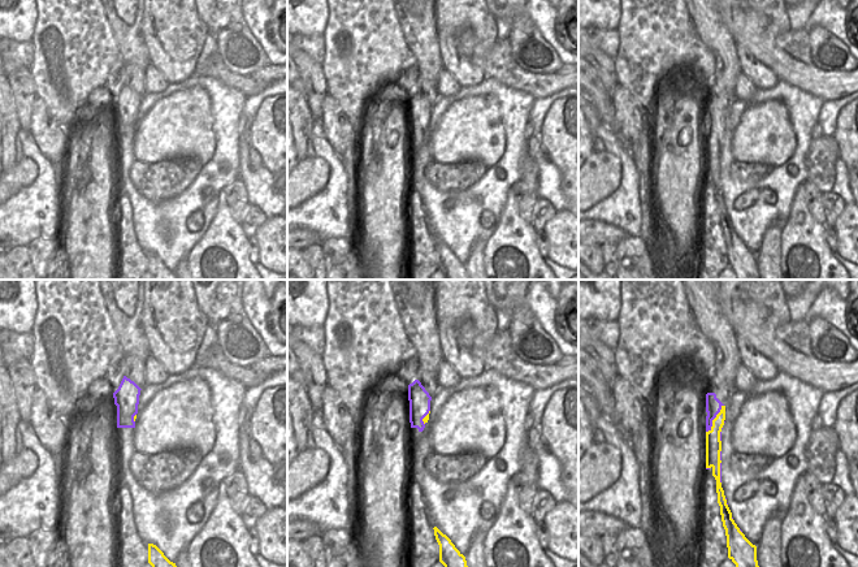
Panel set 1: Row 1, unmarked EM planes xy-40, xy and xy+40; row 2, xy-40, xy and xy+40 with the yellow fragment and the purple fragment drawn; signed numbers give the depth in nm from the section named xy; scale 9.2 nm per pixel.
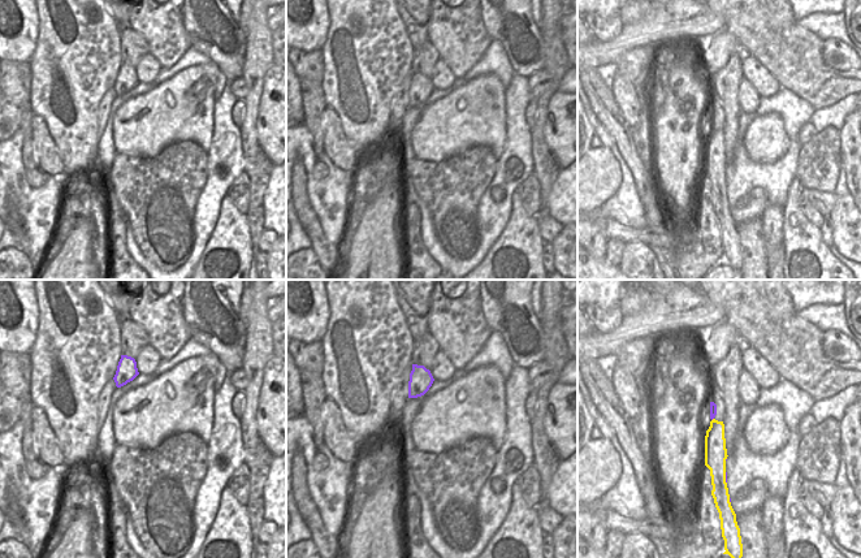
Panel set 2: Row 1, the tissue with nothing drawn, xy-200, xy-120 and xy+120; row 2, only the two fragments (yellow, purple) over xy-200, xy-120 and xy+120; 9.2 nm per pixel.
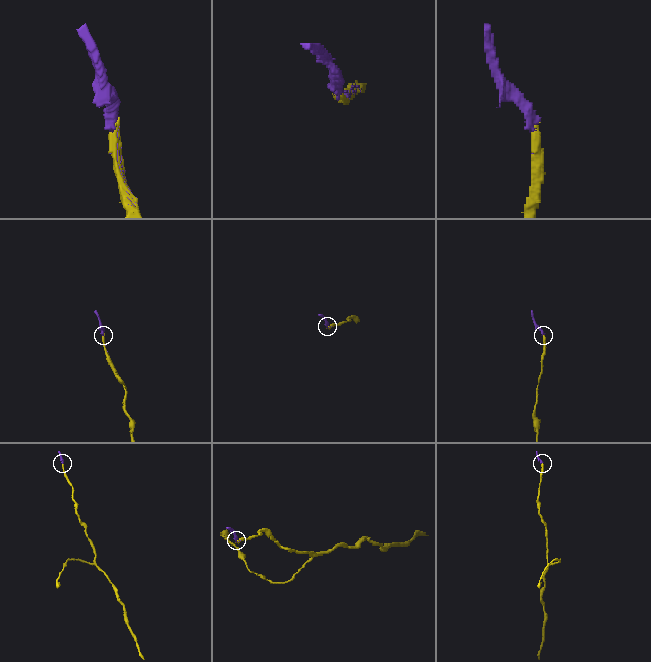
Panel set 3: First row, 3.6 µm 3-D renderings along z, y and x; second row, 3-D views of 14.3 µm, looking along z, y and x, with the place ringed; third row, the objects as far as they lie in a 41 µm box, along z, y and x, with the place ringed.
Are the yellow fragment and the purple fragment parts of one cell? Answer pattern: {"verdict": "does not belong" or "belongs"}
{"verdict": "belongs"}

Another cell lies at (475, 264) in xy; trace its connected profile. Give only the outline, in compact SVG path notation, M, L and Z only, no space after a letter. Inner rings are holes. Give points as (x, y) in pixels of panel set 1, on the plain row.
M477 241L471 251L467 260L465 269L468 280L488 280L486 272L484 269L484 248L488 242Z

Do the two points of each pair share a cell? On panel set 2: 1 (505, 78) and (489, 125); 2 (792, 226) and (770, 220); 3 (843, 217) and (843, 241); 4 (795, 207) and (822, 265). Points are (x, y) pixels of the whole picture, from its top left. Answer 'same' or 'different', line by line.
1: different
2: different
3: same
4: same

